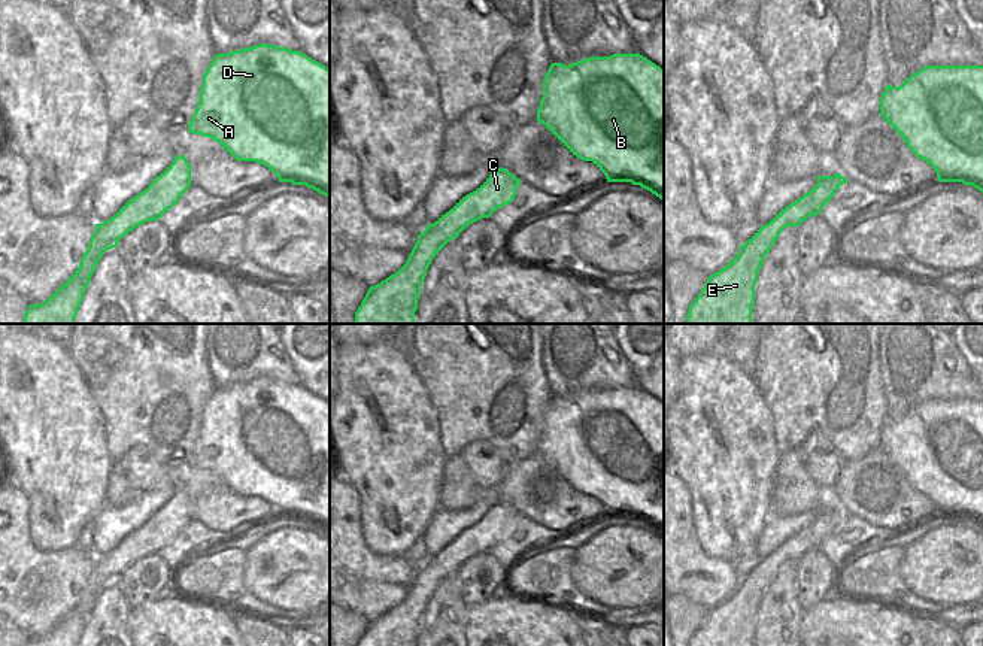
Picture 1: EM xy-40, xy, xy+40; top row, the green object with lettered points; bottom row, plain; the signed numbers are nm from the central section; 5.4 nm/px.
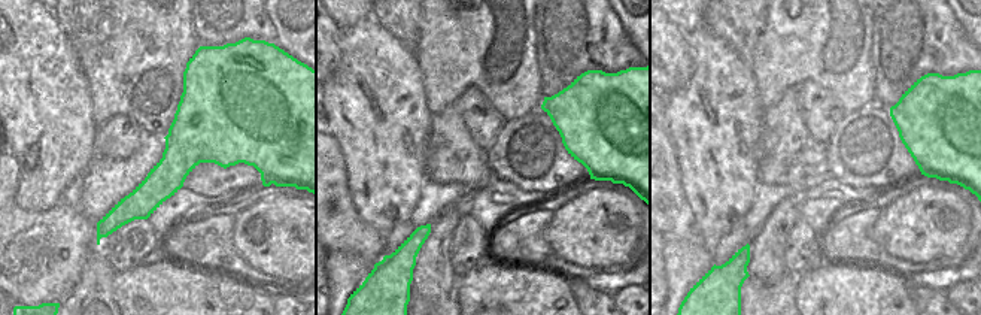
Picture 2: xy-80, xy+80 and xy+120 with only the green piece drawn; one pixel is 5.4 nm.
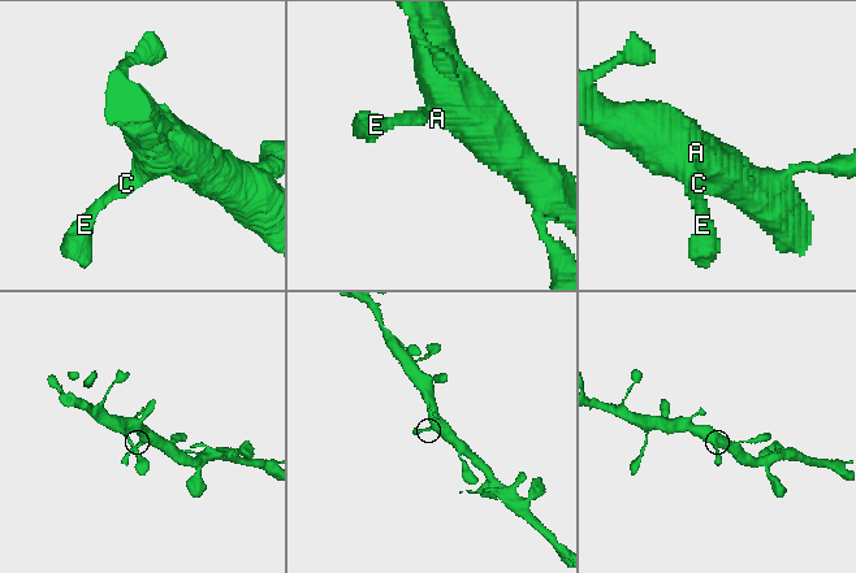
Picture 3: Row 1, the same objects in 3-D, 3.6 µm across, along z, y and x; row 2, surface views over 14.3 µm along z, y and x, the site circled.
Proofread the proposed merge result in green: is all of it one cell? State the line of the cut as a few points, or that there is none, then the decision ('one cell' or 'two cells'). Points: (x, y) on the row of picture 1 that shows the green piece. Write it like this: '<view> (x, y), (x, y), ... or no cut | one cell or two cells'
no cut | one cell

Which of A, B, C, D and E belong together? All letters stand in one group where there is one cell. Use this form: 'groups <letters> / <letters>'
groups A B C D E

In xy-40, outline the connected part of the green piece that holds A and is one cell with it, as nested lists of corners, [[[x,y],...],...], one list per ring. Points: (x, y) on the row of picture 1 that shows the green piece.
[[[261,43],[228,54],[216,54],[203,76],[200,100],[188,124],[188,131],[216,140],[237,161],[255,161],[264,164],[277,176],[279,182],[306,185],[330,198],[330,69],[300,51]]]

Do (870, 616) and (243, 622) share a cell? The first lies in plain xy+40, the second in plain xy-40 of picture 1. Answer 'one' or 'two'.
two

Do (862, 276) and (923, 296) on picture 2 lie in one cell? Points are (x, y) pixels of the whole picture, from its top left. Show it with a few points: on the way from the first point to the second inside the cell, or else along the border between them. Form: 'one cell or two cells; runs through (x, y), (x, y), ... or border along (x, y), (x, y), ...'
two cells; border along (908, 282), (911, 299)

